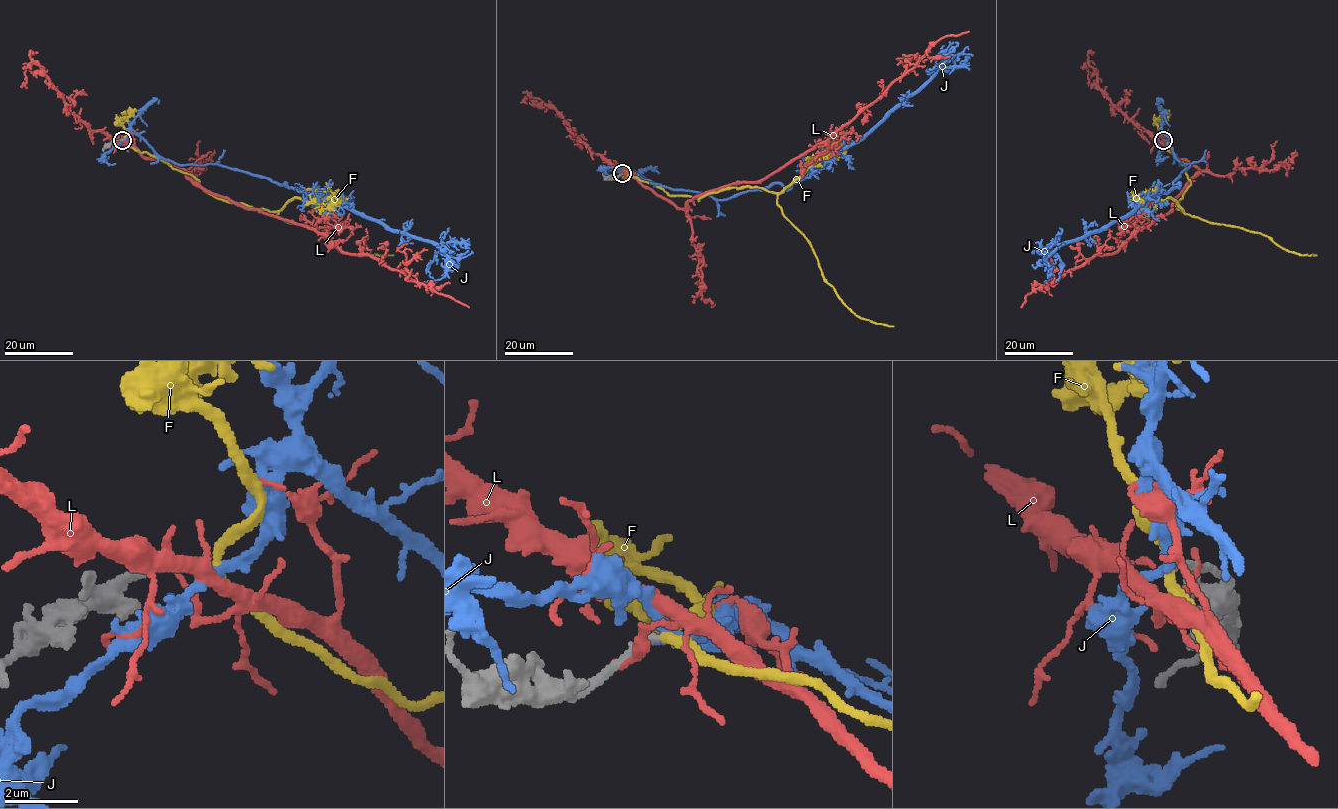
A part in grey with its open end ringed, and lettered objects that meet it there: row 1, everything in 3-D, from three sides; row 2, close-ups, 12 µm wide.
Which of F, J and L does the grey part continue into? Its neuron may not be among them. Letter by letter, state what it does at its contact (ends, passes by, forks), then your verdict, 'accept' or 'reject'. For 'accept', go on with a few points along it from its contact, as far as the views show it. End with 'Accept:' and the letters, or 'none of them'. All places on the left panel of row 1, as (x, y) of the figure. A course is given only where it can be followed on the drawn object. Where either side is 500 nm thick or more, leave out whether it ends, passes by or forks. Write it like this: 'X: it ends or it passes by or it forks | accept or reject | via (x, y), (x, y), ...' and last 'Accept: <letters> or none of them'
F: it passes by | reject
J: it passes by | accept | via (122, 139), (134, 131), (179, 164), (217, 164), (269, 177), (431, 241), (448, 262), (445, 275), (427, 282)
L: it ends | reject
Accept: J

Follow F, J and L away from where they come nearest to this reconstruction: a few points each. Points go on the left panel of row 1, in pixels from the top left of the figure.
F: (122, 139), (192, 175), (210, 194), (276, 211), (284, 221), (317, 231), (337, 250), (393, 255)
J: (122, 139), (134, 131), (179, 164), (217, 164), (269, 177), (431, 241), (448, 262), (445, 275), (427, 282)
L: (119, 139), (143, 157), (185, 171), (193, 183), (213, 193), (313, 228), (339, 248), (372, 255), (469, 307)

